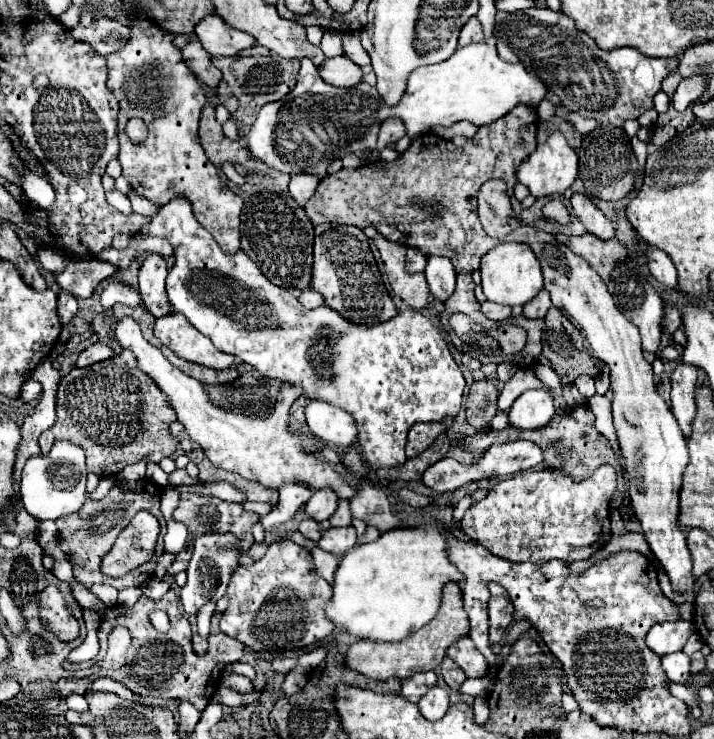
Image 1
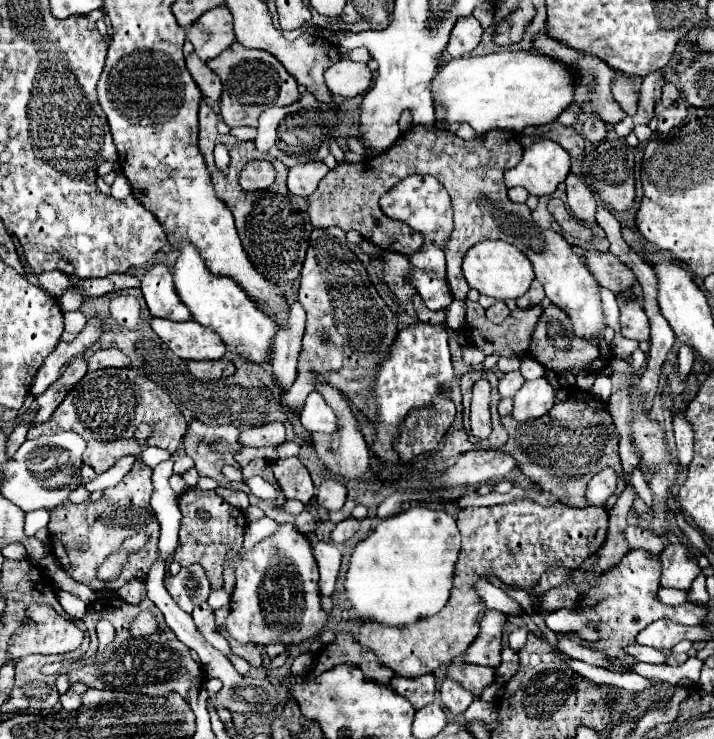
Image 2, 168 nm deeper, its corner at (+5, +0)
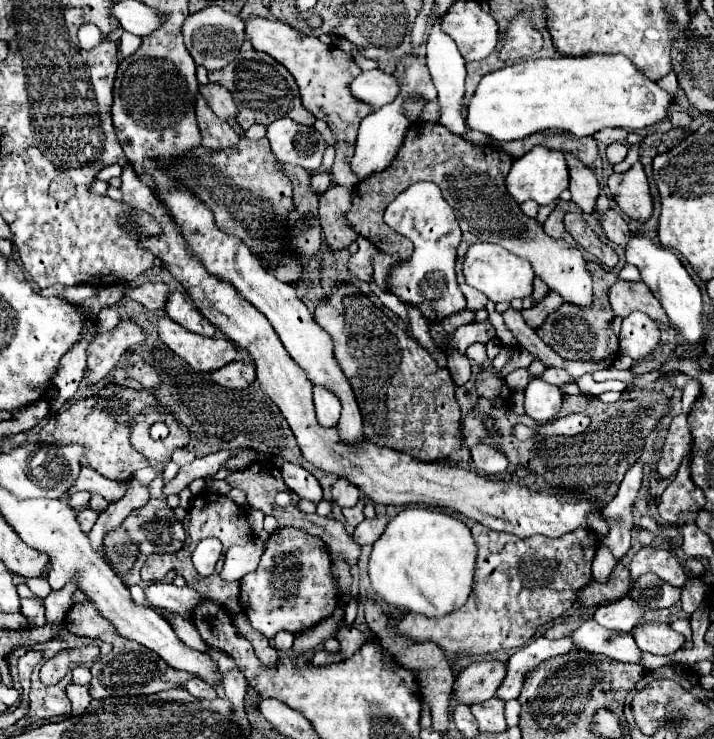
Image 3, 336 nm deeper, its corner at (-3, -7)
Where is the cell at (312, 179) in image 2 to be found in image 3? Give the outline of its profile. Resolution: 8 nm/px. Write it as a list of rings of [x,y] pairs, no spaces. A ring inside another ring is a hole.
[[[320,171],[320,173],[314,173],[312,177],[310,177],[310,191],[312,193],[316,193],[316,195],[322,195],[328,187],[332,185],[332,181],[330,181],[330,175],[328,173],[324,173],[324,171]]]

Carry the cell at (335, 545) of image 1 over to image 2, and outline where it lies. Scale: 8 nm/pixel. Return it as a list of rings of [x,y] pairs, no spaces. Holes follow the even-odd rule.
[[[348,518],[348,520],[344,520],[344,522],[340,522],[340,524],[336,524],[336,528],[332,530],[332,542],[346,542],[346,540],[350,540],[356,532],[358,532],[358,528],[360,528],[360,520],[356,520],[356,518]]]

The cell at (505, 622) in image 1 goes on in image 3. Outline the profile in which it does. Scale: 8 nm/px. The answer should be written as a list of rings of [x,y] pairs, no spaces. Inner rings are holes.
[[[484,659],[468,665],[454,683],[454,695],[460,703],[482,703],[496,695],[496,689],[504,681],[506,663],[500,659]]]

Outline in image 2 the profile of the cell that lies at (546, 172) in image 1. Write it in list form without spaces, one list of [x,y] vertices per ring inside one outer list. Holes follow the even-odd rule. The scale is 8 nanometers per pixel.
[[[550,140],[534,142],[524,148],[522,160],[508,172],[504,172],[506,188],[522,186],[534,196],[546,196],[566,180],[570,172],[570,156],[560,144]]]

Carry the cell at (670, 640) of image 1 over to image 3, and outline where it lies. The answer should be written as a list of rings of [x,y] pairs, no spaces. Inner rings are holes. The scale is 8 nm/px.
[[[644,621],[632,629],[636,645],[652,655],[670,655],[684,647],[684,635],[676,633],[664,621]]]

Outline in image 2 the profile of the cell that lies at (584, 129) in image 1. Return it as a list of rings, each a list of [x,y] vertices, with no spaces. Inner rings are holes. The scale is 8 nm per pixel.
[[[598,118],[586,120],[584,128],[582,128],[582,136],[588,138],[590,142],[594,142],[594,144],[602,142],[602,140],[606,140],[606,124],[602,120],[598,120]]]

